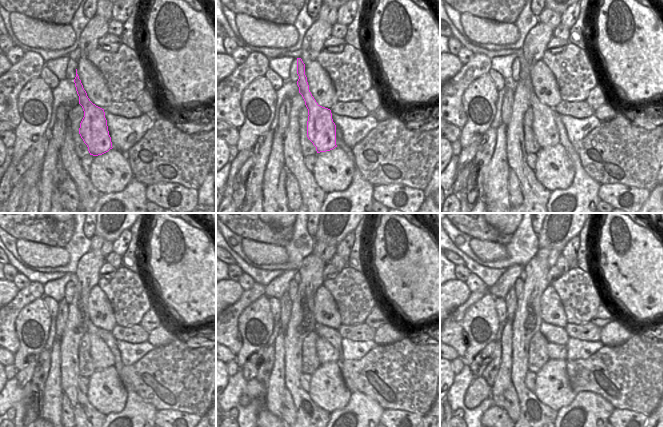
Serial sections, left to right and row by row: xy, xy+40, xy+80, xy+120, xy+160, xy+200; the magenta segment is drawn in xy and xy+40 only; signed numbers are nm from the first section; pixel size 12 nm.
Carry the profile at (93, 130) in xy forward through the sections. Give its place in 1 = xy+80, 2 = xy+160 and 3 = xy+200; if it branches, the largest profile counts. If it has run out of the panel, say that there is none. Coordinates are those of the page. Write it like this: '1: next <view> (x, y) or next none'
1: next xy+80 (544, 128)
2: next xy+160 (325, 351)
3: next xy+200 (555, 351)

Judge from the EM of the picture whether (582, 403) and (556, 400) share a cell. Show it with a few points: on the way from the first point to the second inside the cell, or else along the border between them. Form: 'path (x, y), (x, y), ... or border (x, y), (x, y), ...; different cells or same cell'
border (576, 394), (569, 404), (562, 406), (557, 411); different cells

